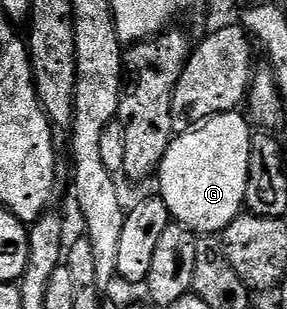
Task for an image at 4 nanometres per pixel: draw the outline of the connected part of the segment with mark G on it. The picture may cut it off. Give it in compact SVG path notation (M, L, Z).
M236 110L222 112L219 116L210 116L198 128L192 128L189 132L180 132L172 139L169 150L165 150L165 158L159 164L157 192L167 209L171 211L171 219L174 223L184 224L196 234L219 234L229 226L229 222L240 216L247 199L252 135L253 128L248 117L242 111Z

